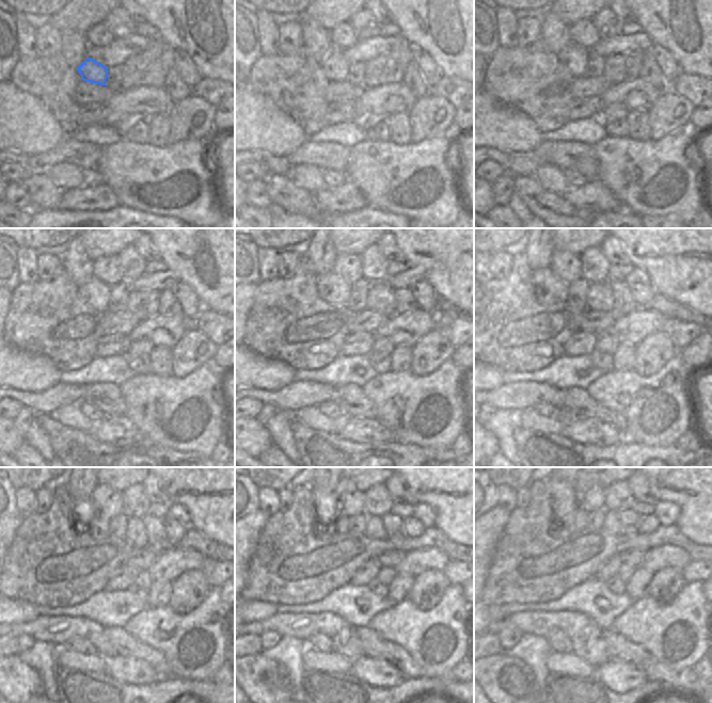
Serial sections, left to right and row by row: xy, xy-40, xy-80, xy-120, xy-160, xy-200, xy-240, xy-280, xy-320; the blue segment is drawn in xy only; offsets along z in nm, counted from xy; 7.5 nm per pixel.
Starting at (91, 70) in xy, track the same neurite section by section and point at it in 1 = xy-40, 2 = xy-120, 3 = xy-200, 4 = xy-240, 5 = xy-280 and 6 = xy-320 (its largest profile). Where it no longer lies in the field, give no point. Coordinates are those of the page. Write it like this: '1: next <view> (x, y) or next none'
1: next xy-40 (335, 66)
2: next xy-120 (96, 293)
3: next xy-200 (576, 291)
4: next xy-240 (97, 524)
5: next xy-280 (325, 501)
6: next xy-320 (567, 520)

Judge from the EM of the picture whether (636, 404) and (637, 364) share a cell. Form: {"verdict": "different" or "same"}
{"verdict": "different"}

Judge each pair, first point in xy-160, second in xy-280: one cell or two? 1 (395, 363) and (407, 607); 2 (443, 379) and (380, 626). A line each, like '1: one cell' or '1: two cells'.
1: two cells
2: one cell

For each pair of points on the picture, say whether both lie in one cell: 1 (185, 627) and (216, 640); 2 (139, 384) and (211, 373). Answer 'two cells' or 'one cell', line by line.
1: one cell
2: one cell

